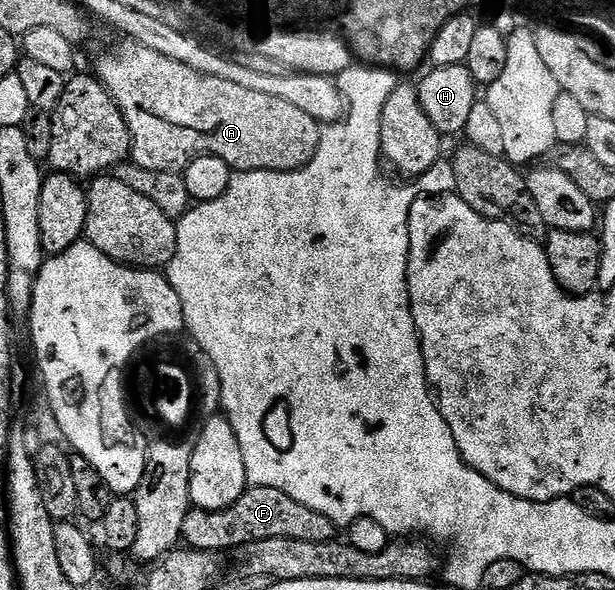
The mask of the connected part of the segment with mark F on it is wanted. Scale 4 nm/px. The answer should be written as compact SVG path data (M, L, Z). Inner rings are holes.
M249 485L243 496L230 508L210 512L209 510L191 509L186 516L183 541L192 548L203 548L213 552L247 548L253 542L270 540L271 538L293 538L294 540L310 540L314 544L333 541L337 537L338 527L322 512L314 512L314 508L306 508L306 504L298 504L286 492L278 492L278 488Z

